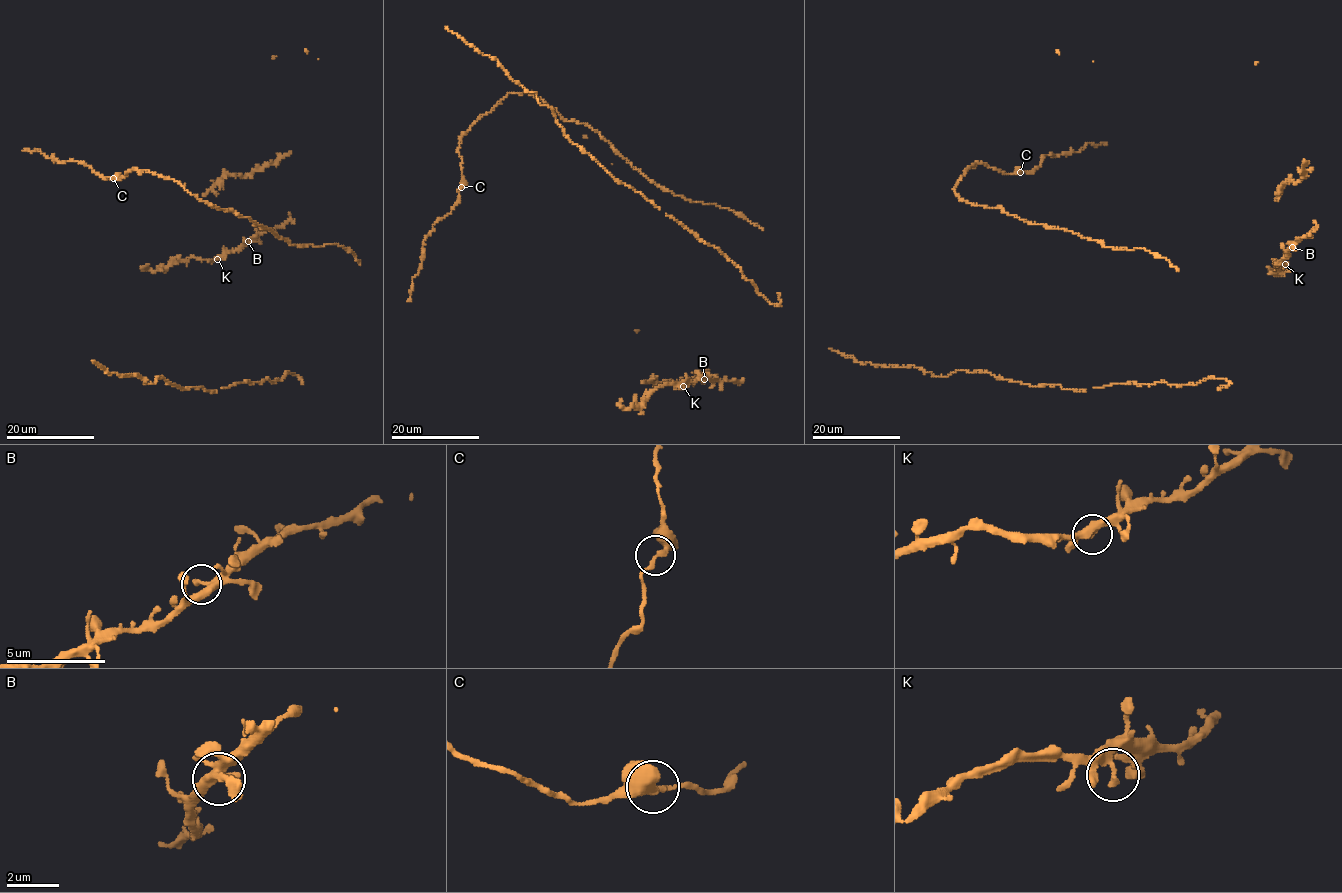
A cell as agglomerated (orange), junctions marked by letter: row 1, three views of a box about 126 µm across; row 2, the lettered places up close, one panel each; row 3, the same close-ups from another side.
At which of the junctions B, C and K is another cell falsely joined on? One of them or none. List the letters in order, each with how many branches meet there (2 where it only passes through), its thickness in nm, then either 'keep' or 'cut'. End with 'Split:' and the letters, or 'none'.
B: branches 2; calibre 280 nm; keep
C: branches 2; calibre 280 nm; keep
K: branches 2; calibre 300 nm; keep
Split: none

